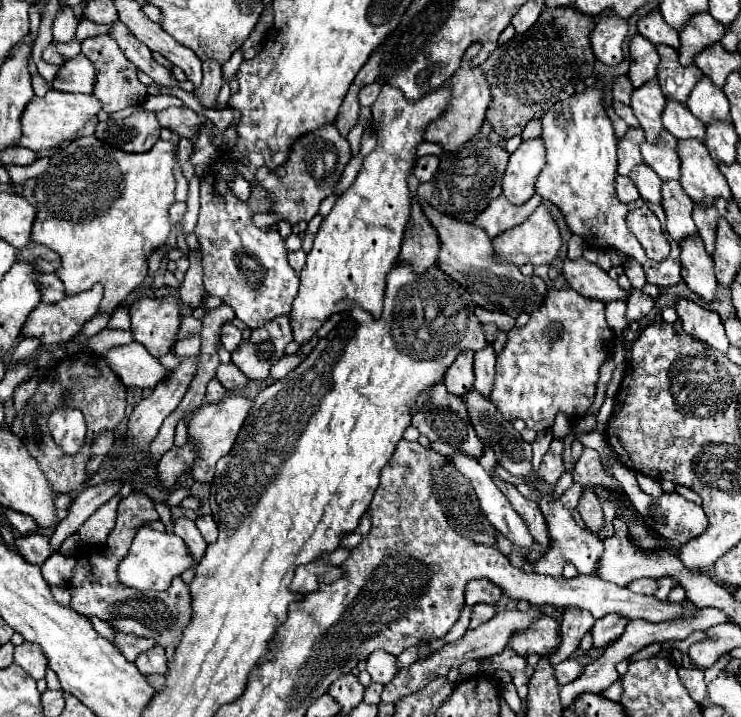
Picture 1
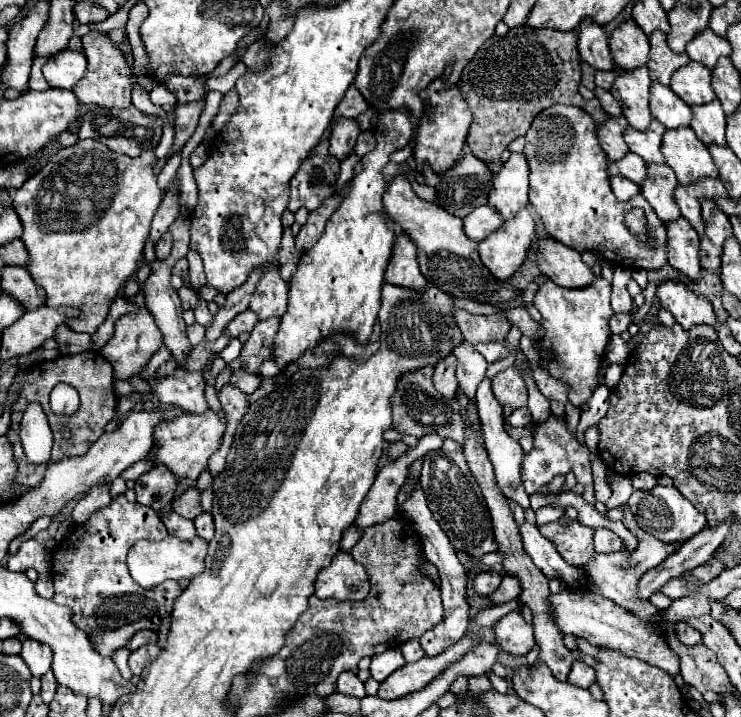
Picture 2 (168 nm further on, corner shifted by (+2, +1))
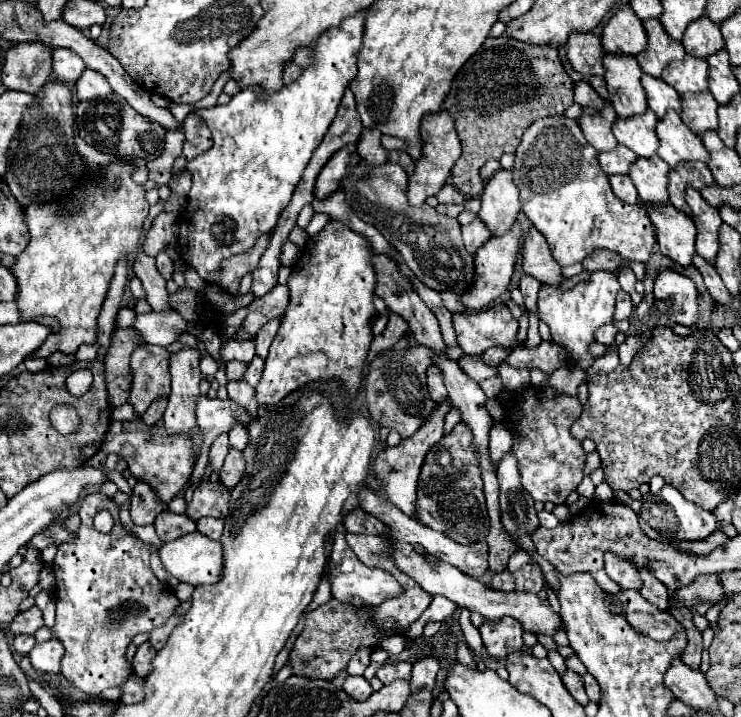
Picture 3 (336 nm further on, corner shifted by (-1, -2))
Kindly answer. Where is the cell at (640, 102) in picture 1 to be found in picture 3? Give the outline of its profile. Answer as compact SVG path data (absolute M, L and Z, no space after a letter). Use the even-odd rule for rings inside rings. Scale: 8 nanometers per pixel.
M611 55L603 57L609 101L621 119L643 115L647 111L647 95L641 85L641 67L635 57Z

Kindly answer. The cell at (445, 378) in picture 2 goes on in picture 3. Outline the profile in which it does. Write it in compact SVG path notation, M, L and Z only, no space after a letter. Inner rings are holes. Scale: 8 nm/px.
M431 365L431 367L427 369L427 387L429 387L429 391L431 391L431 397L433 397L437 403L441 403L441 401L447 399L447 389L445 389L443 373L441 373L441 369L435 367L435 365Z

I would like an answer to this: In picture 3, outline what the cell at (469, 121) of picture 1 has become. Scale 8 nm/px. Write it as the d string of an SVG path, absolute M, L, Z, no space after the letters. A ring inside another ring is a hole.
M443 109L441 113L425 115L421 123L421 137L425 141L423 151L417 161L415 173L409 177L409 189L407 189L407 197L411 205L421 205L429 195L437 195L437 191L445 185L447 177L451 175L451 167L461 157L461 141L457 137L455 119L449 111Z

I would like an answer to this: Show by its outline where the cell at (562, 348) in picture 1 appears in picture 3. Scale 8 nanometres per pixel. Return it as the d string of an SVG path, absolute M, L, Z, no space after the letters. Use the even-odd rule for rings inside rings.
M595 271L589 281L577 283L573 289L563 291L561 287L555 285L541 285L539 291L539 319L545 321L551 329L553 341L557 345L563 345L569 359L581 367L589 369L595 363L595 357L591 355L589 347L595 343L595 331L613 321L613 307L615 307L615 295L619 293L619 281L611 271Z

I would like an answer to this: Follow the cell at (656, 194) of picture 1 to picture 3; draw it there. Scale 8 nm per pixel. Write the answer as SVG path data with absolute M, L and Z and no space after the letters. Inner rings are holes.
M619 145L615 151L599 153L599 165L605 171L605 175L627 175L635 161L637 155L623 145Z

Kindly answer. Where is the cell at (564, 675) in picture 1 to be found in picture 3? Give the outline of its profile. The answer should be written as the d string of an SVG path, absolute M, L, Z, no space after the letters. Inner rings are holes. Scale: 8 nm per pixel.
M585 673L583 677L583 685L585 685L585 691L587 691L587 697L591 699L591 701L597 701L601 695L599 695L599 685L597 685L597 679L593 677L593 675L589 675L589 673Z

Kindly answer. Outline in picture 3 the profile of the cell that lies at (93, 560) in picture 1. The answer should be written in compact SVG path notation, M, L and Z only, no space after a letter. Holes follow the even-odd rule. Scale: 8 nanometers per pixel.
M91 493L79 509L81 525L75 539L61 543L53 561L57 623L55 635L65 647L61 661L63 677L89 697L99 697L107 687L127 681L131 665L125 659L127 645L137 633L149 633L167 621L181 601L173 591L165 589L149 567L149 557L157 547L129 533L119 521L119 505L101 495ZM107 509L115 525L111 533L99 533L93 527L97 511Z

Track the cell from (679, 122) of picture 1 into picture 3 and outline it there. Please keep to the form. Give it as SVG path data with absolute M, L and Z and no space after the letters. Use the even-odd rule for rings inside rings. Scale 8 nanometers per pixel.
M643 75L641 83L647 93L649 109L655 111L659 119L665 117L667 109L681 113L681 95L673 87L669 87L663 79L651 79L651 75Z

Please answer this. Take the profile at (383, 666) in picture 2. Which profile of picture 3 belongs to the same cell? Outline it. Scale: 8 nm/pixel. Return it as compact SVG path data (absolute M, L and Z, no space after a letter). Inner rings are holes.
M393 661L393 663L385 663L383 667L379 667L377 677L387 685L395 679L409 679L411 677L411 663L409 661Z

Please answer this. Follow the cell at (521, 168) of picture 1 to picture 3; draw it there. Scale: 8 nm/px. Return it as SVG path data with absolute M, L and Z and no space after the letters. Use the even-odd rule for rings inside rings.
M499 169L485 185L479 217L487 223L493 235L503 235L511 229L521 211L519 187L513 181L513 171Z

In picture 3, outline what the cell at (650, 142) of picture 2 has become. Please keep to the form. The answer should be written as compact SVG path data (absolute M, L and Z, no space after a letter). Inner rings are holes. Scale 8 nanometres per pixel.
M649 109L647 115L641 115L639 119L617 119L613 133L621 145L629 147L639 157L651 157L659 149L655 125L657 117Z

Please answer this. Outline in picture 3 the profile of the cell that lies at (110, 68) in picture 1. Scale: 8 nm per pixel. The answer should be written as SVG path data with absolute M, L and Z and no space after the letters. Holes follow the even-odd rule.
M93 69L83 71L81 79L75 83L75 89L77 89L79 101L89 101L89 99L97 99L97 97L105 97L105 95L113 93L107 79Z

